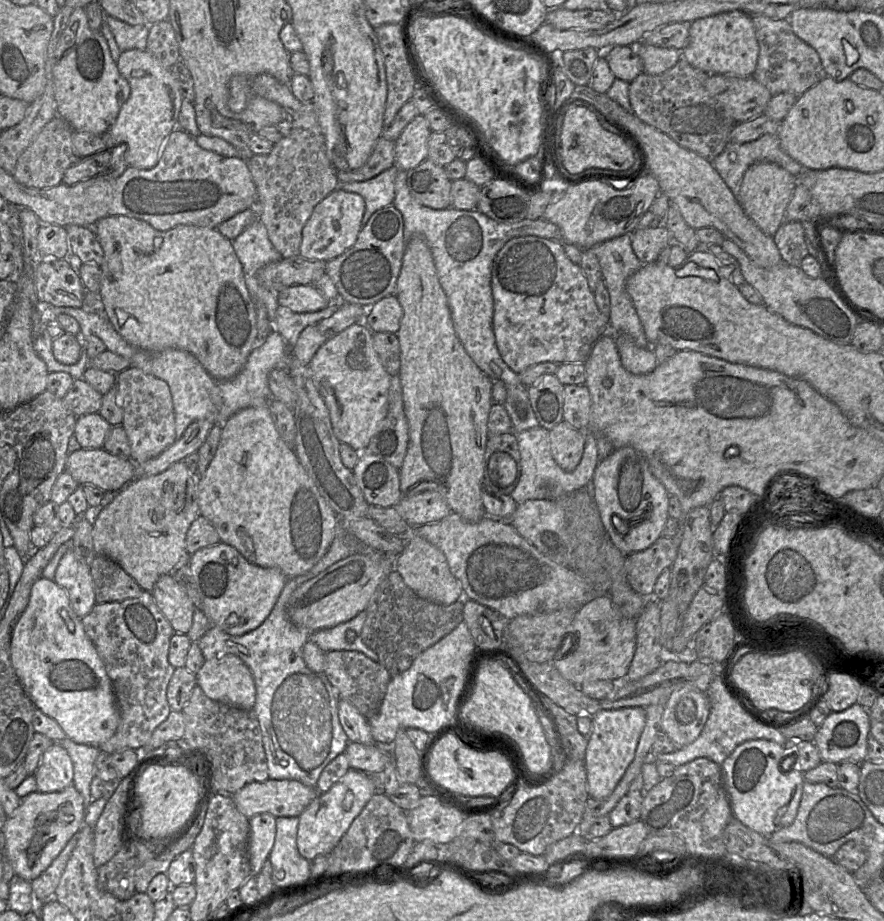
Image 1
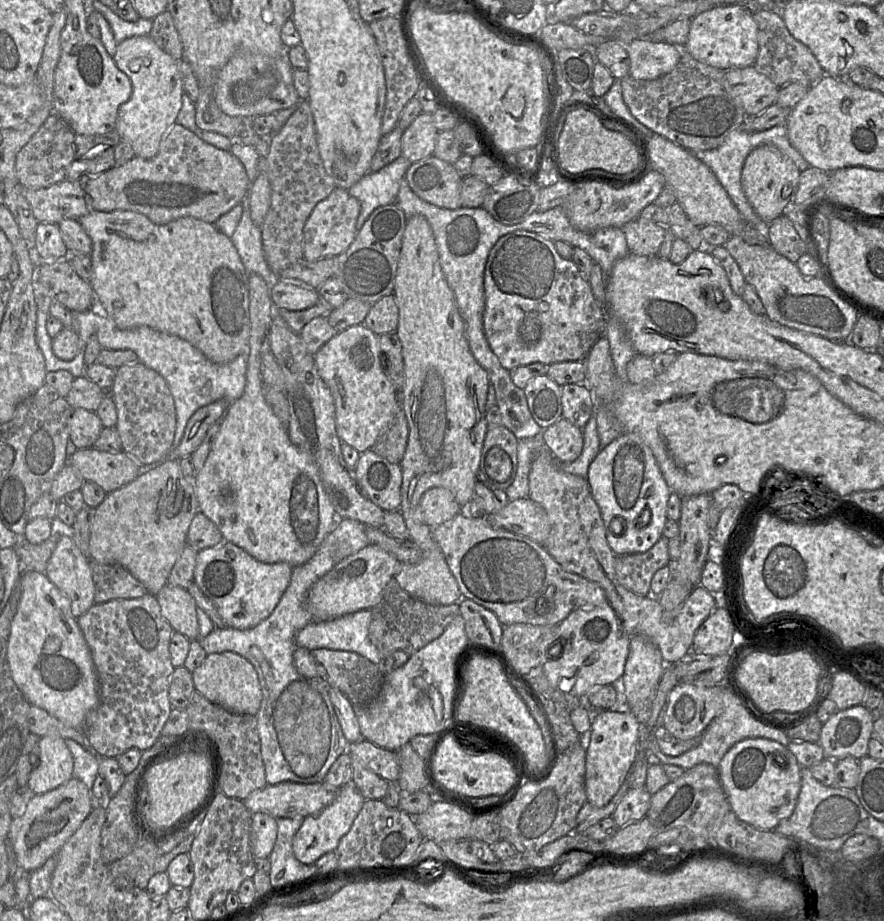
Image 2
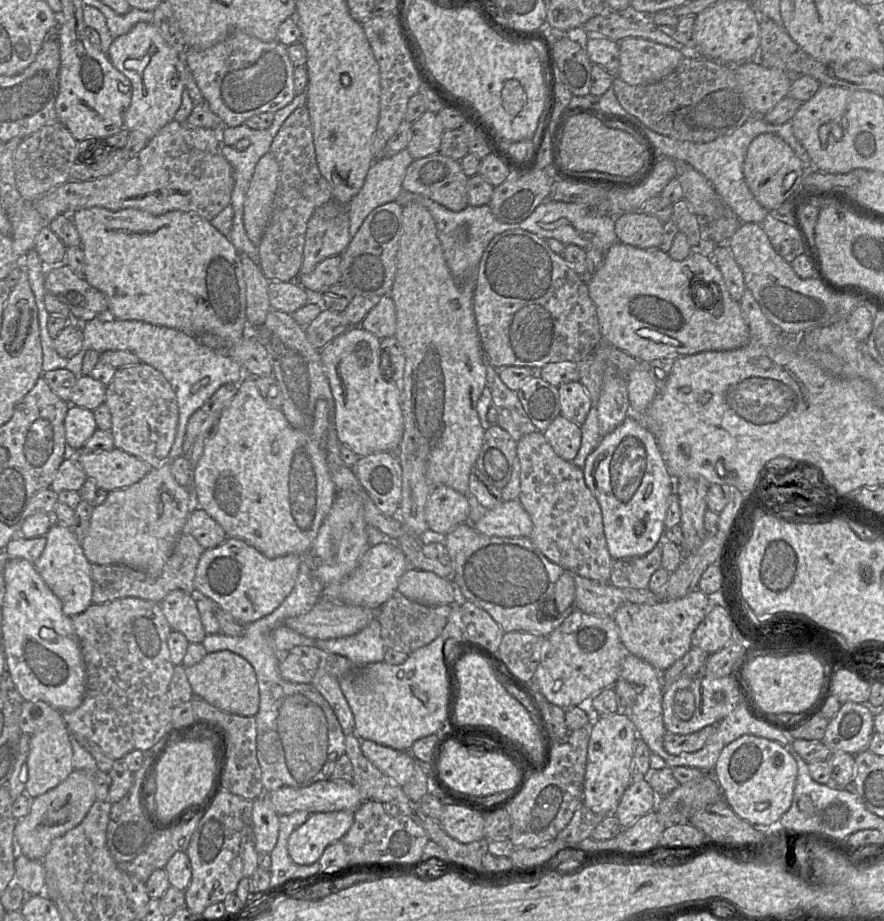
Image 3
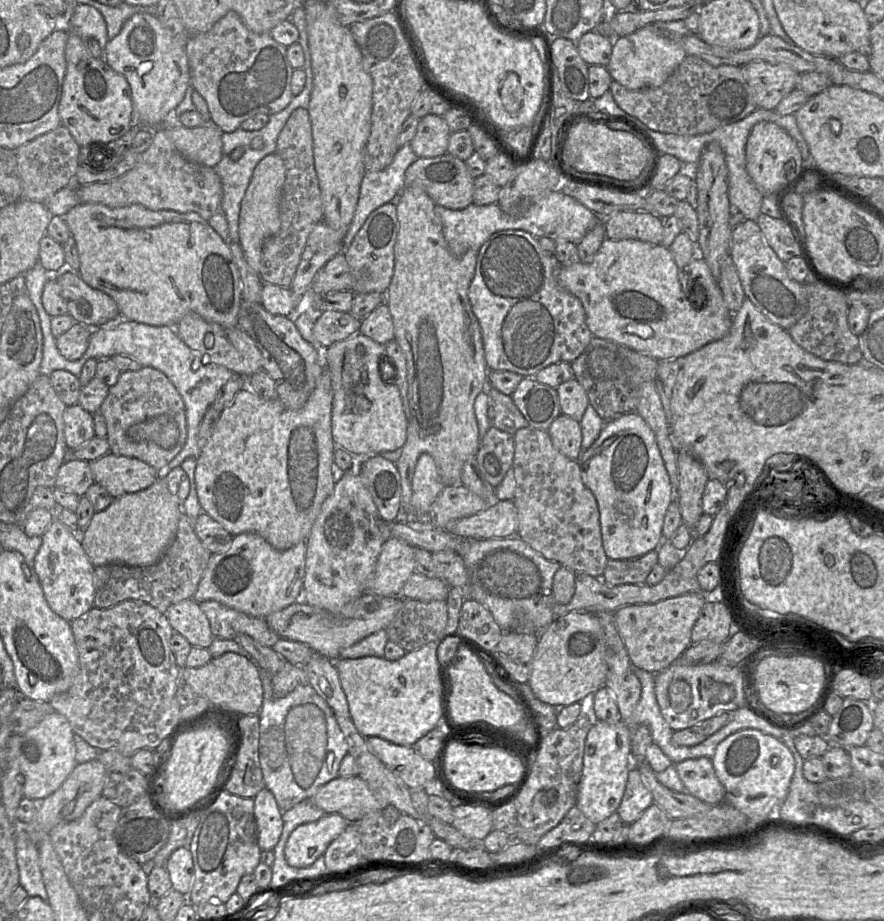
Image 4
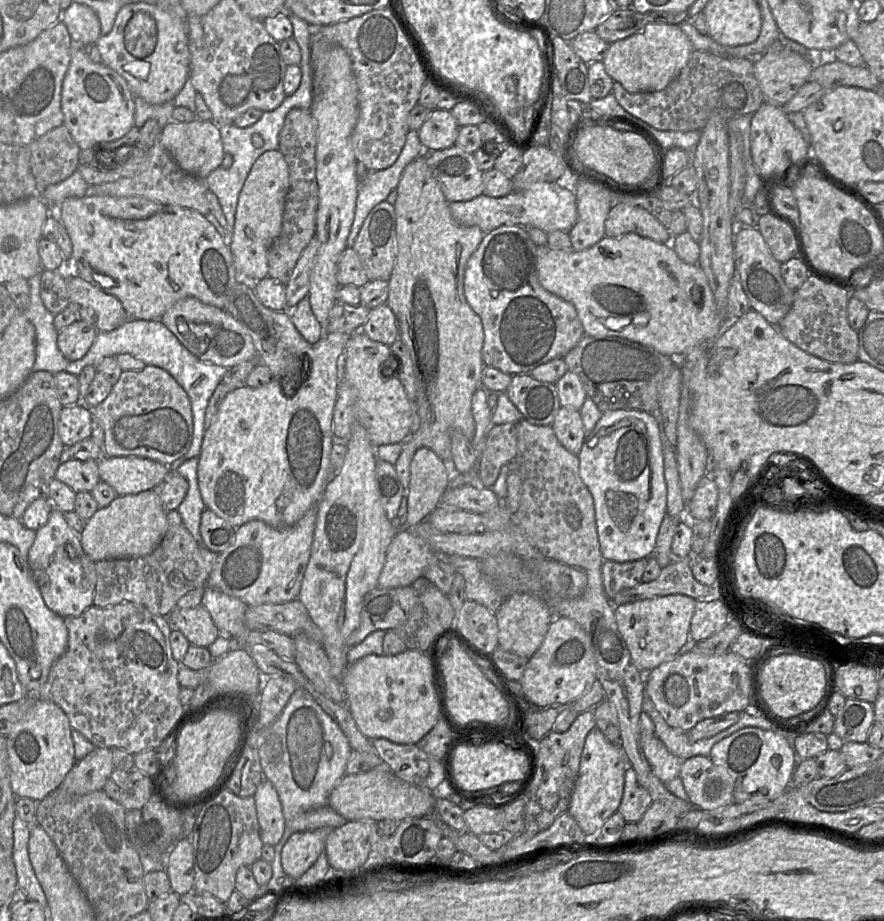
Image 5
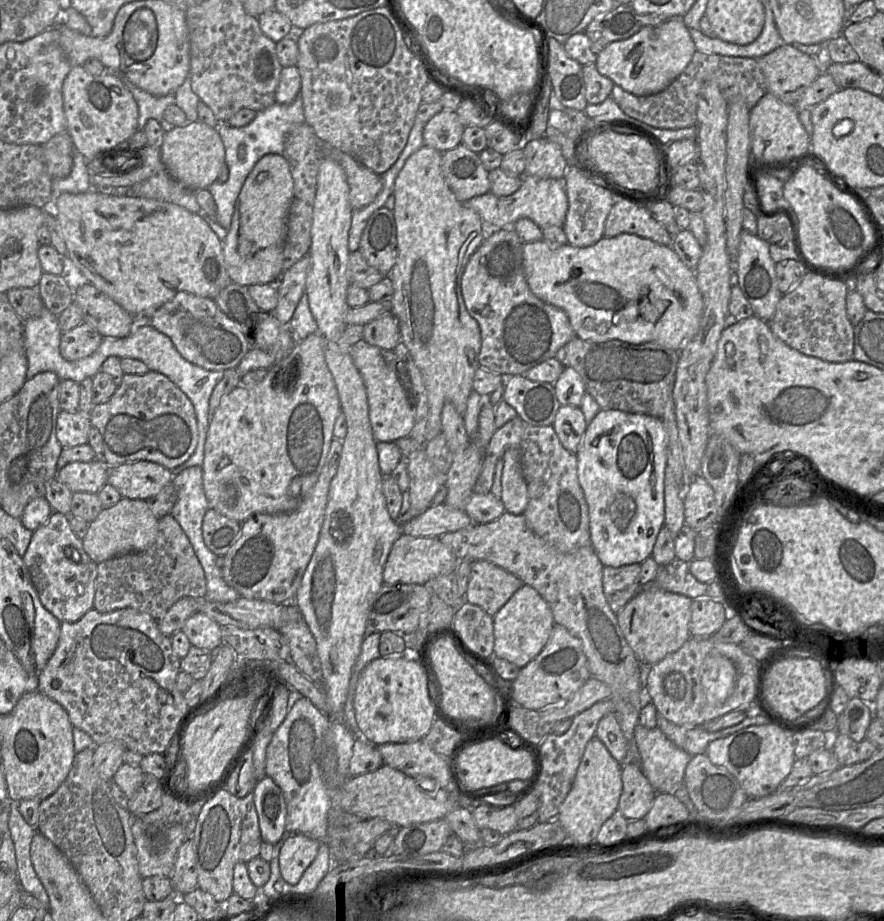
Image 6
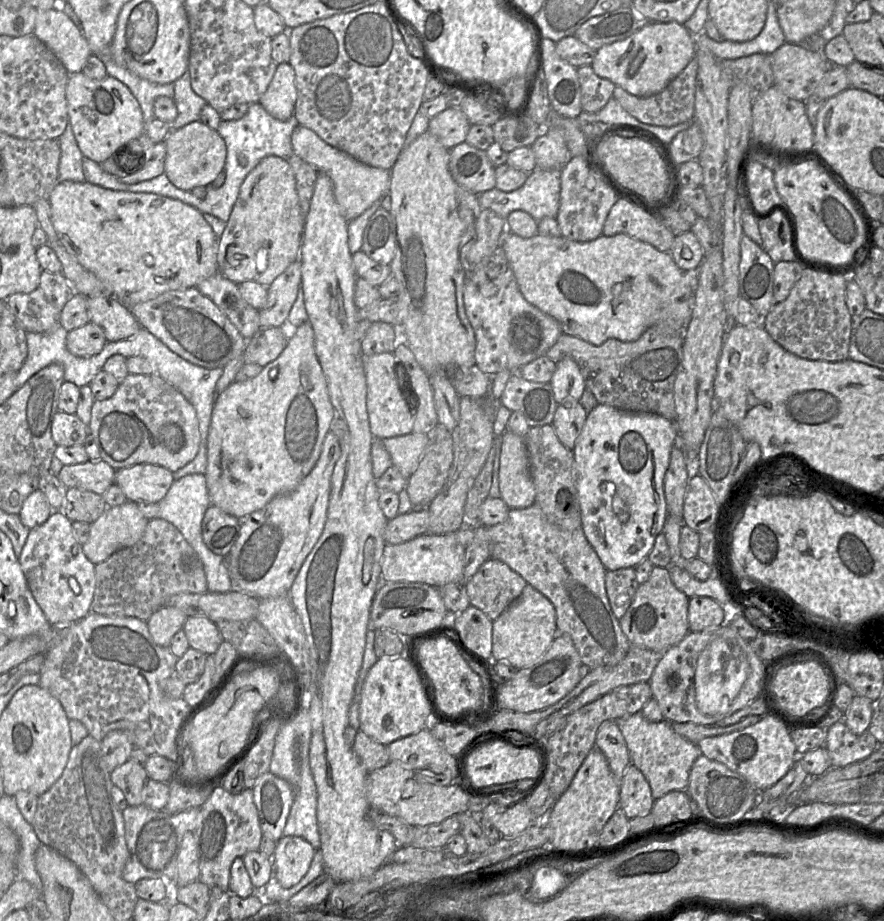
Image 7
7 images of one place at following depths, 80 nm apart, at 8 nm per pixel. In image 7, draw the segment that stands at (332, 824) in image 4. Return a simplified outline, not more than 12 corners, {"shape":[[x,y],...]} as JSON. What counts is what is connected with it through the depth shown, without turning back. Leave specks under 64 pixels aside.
{"shape":[[282,836],[270,859],[280,885],[300,882],[316,850]]}

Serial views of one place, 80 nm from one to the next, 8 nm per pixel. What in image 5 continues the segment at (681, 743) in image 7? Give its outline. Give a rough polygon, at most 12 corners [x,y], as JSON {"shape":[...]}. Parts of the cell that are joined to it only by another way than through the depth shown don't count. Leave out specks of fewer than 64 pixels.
{"shape":[[656,736],[643,742],[653,773],[664,784],[680,776],[684,760]]}

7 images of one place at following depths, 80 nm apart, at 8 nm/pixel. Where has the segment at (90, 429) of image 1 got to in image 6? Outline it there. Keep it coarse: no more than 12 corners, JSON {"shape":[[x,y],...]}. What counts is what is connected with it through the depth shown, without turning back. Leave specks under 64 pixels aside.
{"shape":[[60,410],[56,437],[63,448],[86,444],[89,415]]}

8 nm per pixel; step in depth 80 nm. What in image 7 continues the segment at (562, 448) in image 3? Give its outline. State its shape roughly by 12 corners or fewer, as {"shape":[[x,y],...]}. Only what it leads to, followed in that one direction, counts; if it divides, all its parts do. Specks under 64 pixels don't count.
{"shape":[[580,402],[558,404],[552,426],[573,450],[588,413]]}

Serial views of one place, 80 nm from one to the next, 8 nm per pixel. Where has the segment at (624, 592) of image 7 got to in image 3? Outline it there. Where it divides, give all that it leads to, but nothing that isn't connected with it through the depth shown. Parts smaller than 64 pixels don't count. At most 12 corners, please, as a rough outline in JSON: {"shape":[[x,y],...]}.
{"shape":[[662,544],[641,557],[612,558],[609,582],[648,588]]}

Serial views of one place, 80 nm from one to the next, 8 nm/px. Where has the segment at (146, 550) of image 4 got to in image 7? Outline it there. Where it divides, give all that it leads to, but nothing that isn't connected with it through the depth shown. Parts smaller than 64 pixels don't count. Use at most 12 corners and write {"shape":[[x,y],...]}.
{"shape":[[138,503],[108,507],[82,550],[96,566],[136,544],[148,522]]}

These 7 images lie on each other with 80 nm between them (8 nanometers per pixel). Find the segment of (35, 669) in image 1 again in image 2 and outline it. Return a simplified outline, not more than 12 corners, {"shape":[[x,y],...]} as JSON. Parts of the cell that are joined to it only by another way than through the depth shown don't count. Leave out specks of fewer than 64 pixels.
{"shape":[[24,571],[6,661],[72,728],[98,703],[69,599]]}

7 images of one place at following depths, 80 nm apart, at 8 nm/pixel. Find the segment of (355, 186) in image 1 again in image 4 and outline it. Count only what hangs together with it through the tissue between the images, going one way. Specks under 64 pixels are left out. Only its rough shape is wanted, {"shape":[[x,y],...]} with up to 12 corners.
{"shape":[[408,142],[385,169],[365,171],[349,247],[375,209],[399,197],[417,158]]}

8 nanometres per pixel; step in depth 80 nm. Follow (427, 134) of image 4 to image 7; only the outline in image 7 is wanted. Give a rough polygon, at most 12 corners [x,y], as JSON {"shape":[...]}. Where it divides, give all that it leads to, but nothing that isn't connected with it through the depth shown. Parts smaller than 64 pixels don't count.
{"shape":[[460,107],[429,119],[428,132],[447,149],[465,142],[471,124]]}

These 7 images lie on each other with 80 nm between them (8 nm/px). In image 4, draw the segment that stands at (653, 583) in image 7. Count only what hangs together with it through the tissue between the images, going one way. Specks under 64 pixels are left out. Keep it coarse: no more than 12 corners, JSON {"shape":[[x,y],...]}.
{"shape":[[702,591],[618,608],[631,663],[652,674],[691,645]]}

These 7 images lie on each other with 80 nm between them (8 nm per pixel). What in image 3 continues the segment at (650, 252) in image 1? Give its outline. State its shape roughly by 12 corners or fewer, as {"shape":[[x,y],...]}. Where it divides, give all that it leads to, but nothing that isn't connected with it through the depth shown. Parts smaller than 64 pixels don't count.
{"shape":[[642,212],[615,217],[618,241],[658,248],[663,223]]}

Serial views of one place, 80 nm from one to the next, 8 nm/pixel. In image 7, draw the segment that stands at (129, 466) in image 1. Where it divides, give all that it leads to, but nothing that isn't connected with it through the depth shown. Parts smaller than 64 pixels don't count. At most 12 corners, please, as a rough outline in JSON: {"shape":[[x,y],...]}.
{"shape":[[153,464],[116,470],[128,501],[159,503],[173,473]]}

